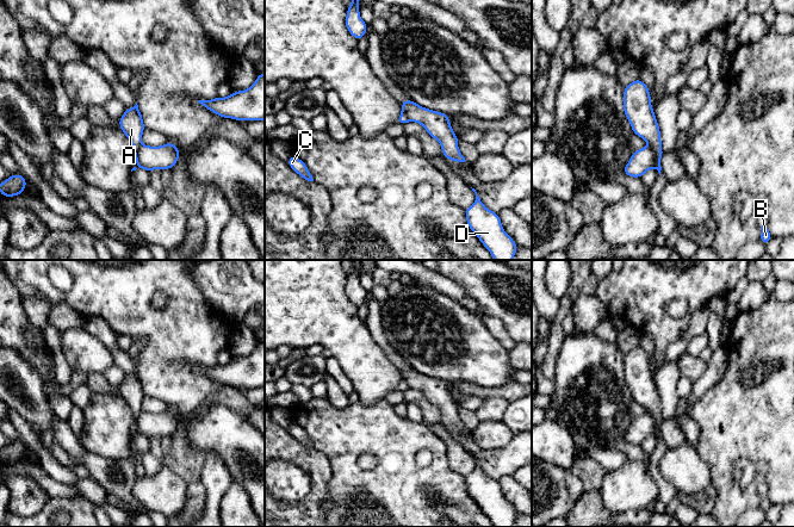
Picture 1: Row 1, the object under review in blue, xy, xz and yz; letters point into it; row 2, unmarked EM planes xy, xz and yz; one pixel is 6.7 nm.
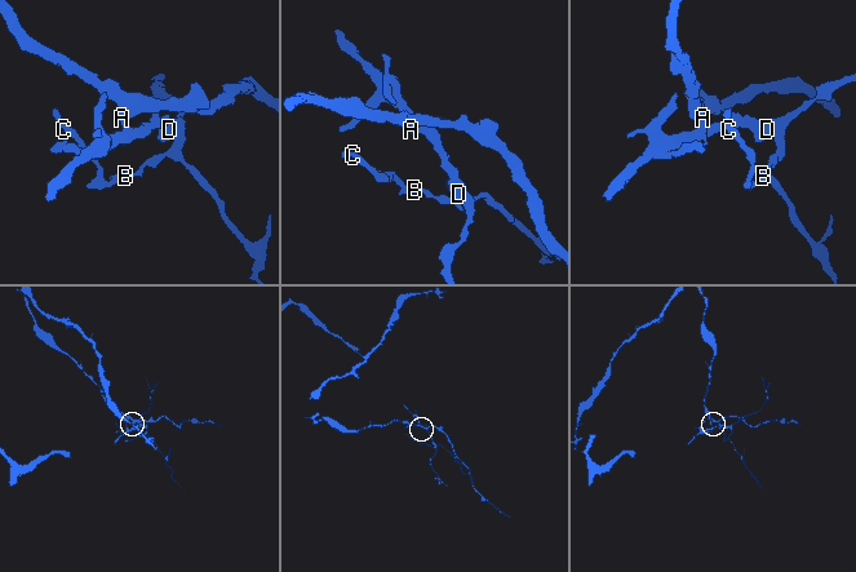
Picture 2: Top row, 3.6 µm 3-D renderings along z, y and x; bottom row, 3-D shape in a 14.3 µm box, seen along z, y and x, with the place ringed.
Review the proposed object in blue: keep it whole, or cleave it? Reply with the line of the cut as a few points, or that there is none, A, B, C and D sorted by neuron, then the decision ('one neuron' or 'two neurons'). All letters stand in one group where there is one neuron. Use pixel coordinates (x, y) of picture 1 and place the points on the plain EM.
cut yz (647, 413), (655, 420), (655, 433); groups A / B C D; two neurons

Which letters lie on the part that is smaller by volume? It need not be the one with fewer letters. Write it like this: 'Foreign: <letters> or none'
Foreign: B, C, D

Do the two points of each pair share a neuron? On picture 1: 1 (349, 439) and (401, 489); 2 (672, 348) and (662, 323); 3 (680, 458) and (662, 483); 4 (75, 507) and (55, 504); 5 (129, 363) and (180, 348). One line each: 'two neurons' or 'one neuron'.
1: one neuron
2: two neurons
3: two neurons
4: one neuron
5: two neurons

